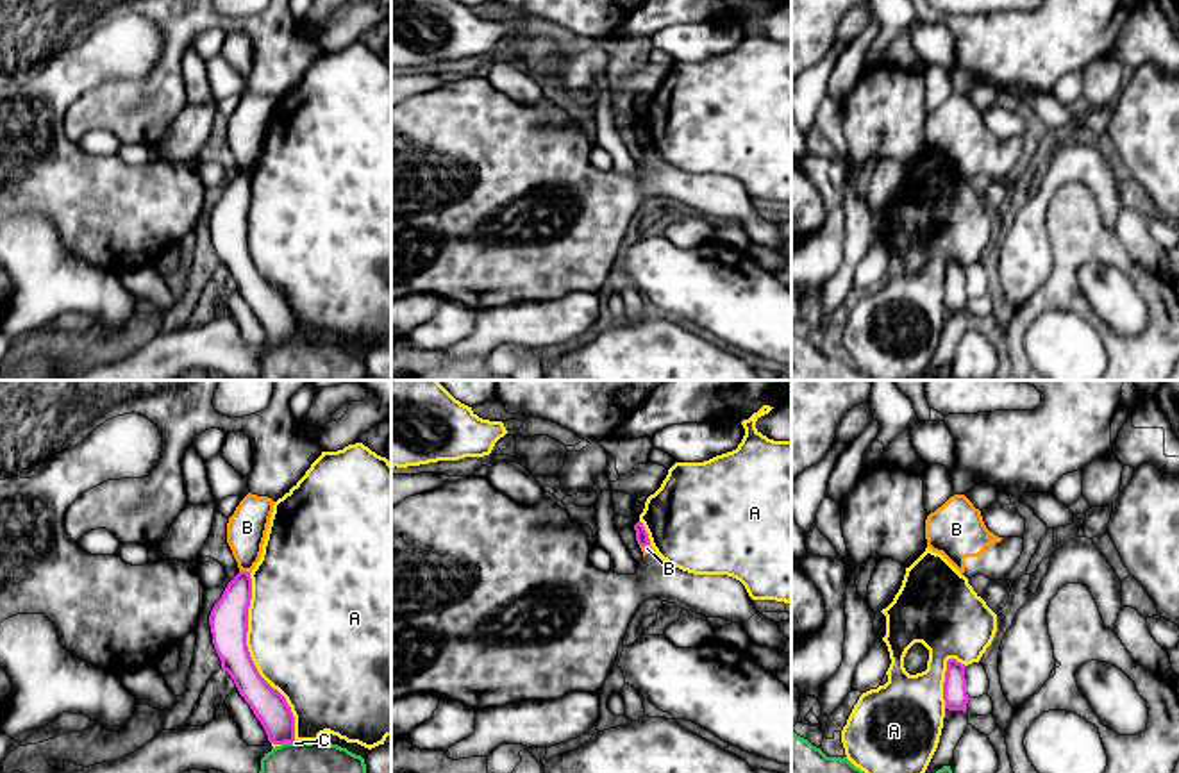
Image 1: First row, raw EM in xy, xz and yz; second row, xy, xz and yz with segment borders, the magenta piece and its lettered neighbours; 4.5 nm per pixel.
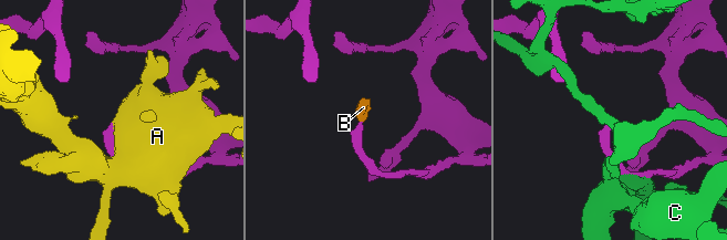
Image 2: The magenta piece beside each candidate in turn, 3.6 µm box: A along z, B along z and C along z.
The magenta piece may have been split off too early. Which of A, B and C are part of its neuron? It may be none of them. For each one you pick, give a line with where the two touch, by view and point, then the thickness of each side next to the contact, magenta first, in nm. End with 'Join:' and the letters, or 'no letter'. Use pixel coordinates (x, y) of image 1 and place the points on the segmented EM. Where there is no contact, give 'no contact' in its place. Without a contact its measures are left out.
Join: no letter

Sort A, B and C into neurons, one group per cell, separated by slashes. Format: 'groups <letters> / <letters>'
groups A / B / C

